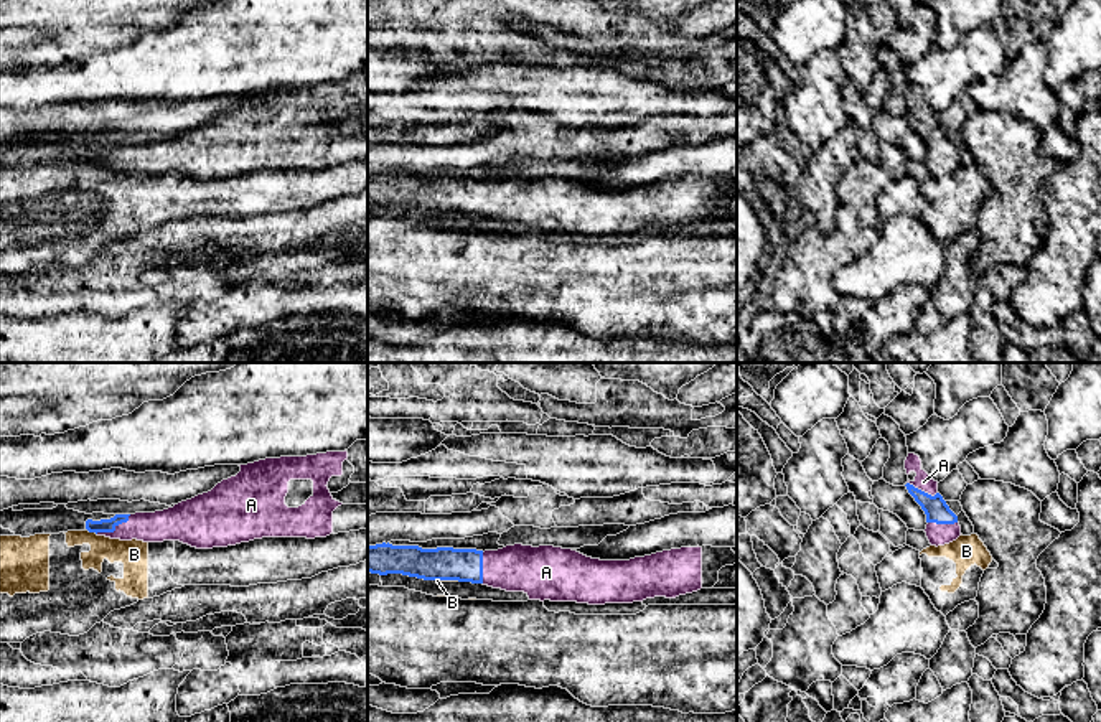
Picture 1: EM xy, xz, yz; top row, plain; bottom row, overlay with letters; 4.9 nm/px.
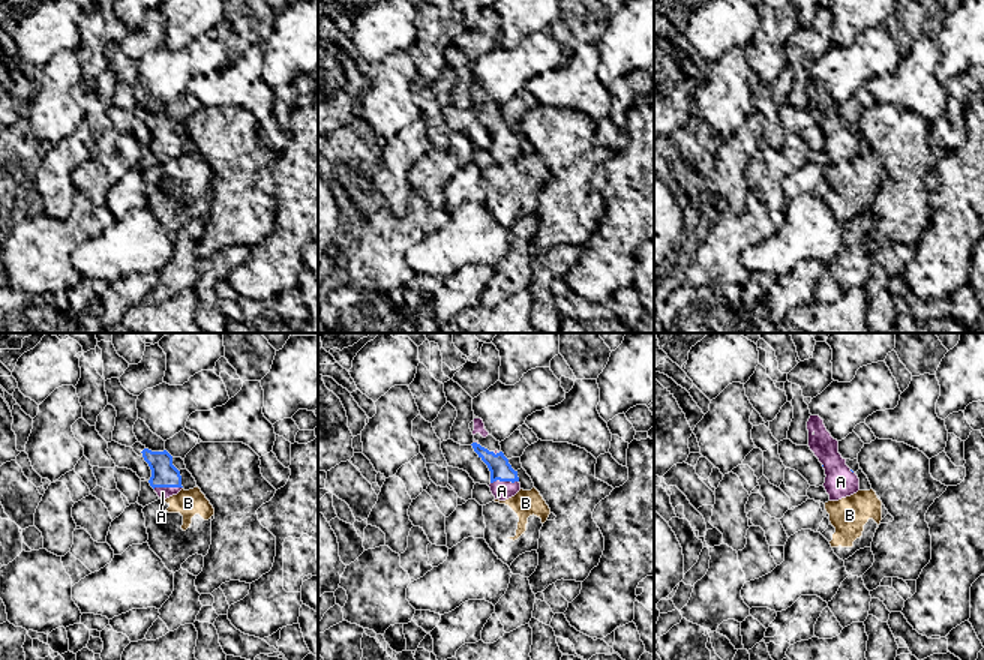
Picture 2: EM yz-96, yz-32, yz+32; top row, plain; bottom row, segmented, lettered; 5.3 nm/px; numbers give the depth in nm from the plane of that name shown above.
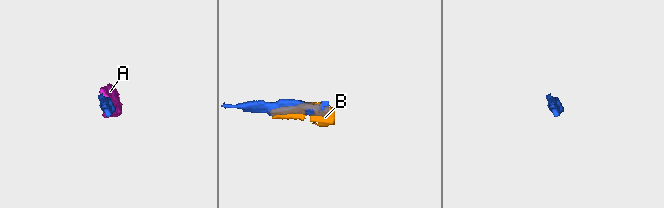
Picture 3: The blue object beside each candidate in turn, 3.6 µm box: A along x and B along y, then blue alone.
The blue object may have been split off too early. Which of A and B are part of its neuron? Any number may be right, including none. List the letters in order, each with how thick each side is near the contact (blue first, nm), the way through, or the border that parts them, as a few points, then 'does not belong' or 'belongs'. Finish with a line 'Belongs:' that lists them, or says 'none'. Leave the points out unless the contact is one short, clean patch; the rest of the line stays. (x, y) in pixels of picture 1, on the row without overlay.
A: 60/150 nm | across xy (104, 155), (114, 160), (159, 157) | belongs
B: 60/140 nm | does not belong
Belongs: A

